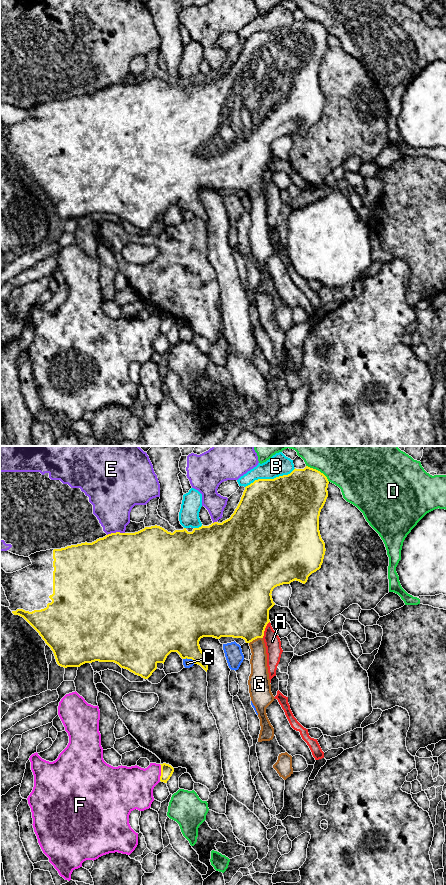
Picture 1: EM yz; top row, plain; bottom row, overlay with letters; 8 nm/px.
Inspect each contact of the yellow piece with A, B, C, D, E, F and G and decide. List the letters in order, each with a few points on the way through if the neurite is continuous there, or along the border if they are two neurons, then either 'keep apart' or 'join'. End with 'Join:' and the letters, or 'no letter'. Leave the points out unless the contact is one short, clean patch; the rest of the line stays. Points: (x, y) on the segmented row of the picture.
A: keep apart
B: keep apart
C: keep apart
D: keep apart
E: keep apart
F: border yz (159, 764), (160, 780); keep apart
G: way yz (242, 610), (248, 618), (255, 638), (258, 648), (258, 661); join
Join: G

